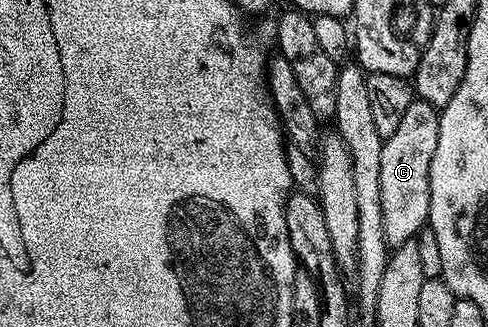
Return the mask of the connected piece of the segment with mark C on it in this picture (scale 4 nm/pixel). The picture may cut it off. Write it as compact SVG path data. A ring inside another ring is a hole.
M415 98L400 120L400 129L385 139L380 153L380 207L384 217L384 233L387 244L397 245L413 239L427 226L430 217L430 170L436 153L436 141L440 137L439 108L421 98Z

